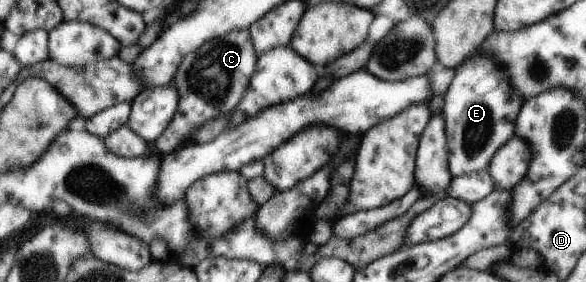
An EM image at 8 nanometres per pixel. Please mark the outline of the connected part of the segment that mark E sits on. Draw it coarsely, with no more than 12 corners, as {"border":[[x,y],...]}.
{"border":[[490,51],[455,69],[441,109],[452,177],[486,170],[522,99]]}

